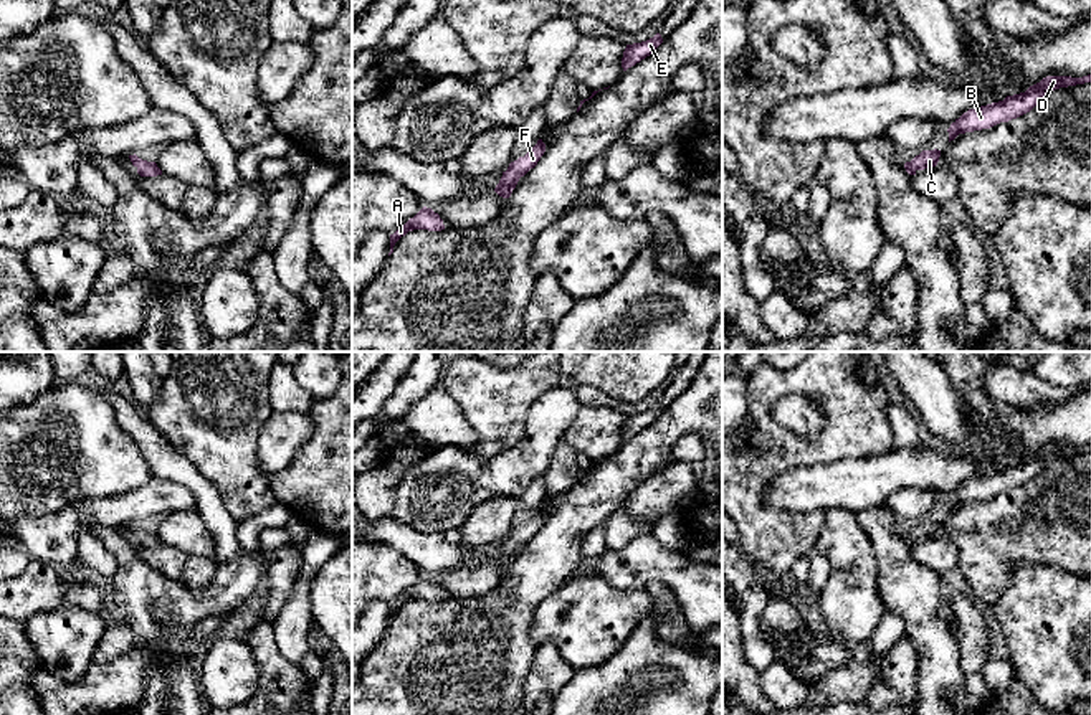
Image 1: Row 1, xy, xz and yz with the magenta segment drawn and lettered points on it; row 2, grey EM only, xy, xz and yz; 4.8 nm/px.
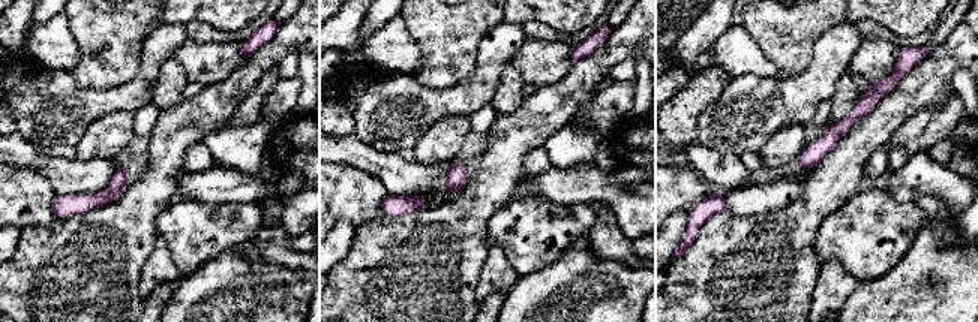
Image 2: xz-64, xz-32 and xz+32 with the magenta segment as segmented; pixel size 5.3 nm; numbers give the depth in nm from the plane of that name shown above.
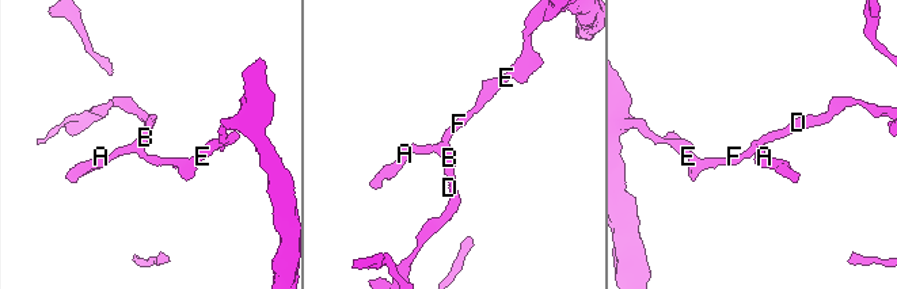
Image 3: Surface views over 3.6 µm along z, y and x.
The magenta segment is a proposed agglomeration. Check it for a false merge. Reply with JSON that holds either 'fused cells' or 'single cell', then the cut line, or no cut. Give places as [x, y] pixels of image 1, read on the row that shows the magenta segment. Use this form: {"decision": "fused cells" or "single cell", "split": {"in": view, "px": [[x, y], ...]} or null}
{"decision": "single cell", "split": null}

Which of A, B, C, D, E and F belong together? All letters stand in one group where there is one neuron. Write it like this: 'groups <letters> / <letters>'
groups A B C D E F

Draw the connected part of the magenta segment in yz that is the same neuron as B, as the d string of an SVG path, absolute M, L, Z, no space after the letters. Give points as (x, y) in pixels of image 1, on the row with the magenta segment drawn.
M1091 74L1083 78L1046 76L1040 83L1030 86L1025 92L1007 96L998 102L969 109L947 129L949 142L959 134L990 129L1000 122L1017 119L1038 106L1051 91L1084 83L1091 83Z

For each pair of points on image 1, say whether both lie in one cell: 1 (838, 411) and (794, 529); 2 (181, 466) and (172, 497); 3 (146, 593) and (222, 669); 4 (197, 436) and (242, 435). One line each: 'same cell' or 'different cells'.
1: same cell
2: different cells
3: different cells
4: same cell

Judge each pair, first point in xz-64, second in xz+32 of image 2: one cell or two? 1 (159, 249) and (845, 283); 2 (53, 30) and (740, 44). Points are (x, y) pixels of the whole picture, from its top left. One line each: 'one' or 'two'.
1: one
2: one

